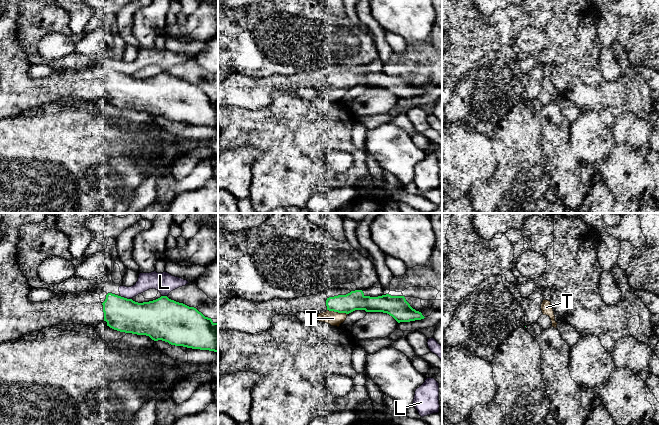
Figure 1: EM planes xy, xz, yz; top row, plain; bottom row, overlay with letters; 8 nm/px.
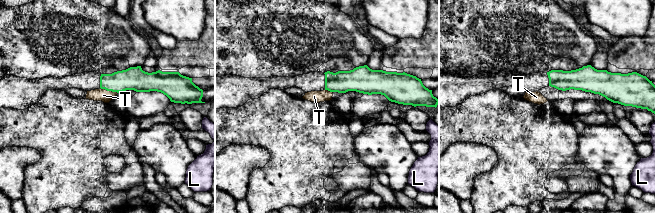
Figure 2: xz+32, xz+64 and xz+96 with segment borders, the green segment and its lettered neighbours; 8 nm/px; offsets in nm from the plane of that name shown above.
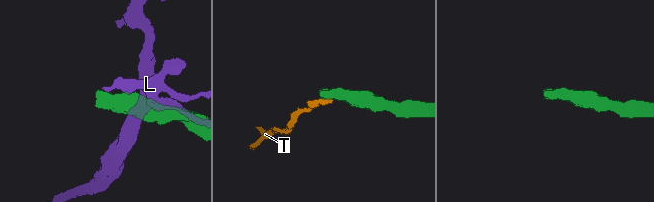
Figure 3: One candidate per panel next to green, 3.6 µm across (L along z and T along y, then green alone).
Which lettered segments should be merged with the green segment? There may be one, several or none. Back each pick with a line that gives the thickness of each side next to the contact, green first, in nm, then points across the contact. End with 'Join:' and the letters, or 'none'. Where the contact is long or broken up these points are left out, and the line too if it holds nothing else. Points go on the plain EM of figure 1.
Join: none

